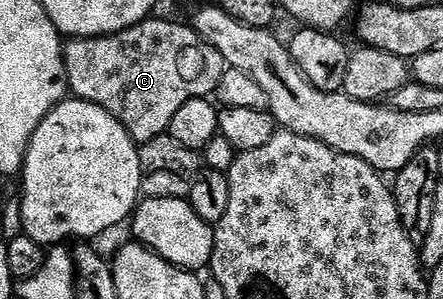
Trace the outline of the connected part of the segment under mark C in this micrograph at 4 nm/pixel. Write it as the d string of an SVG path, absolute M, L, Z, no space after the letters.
M147 18L123 32L107 36L80 36L65 45L62 57L66 63L66 82L77 99L87 100L112 114L124 130L141 146L152 138L167 135L172 117L189 100L213 97L220 86L220 78L228 67L226 60L189 23L173 24L170 20Z

